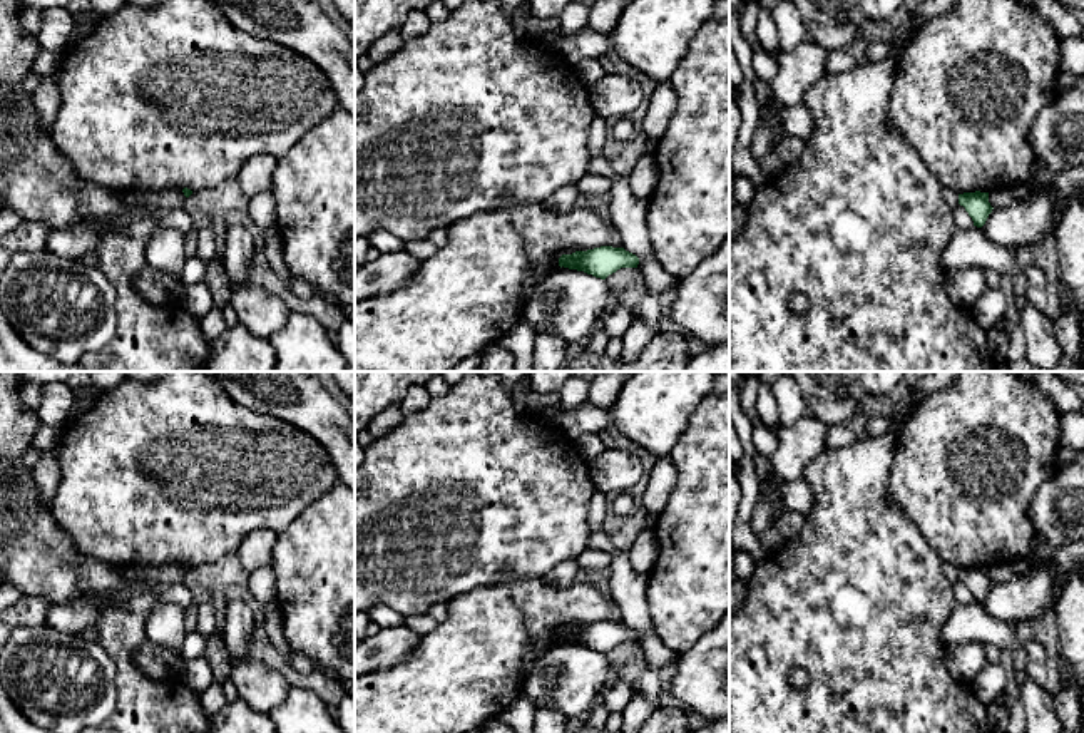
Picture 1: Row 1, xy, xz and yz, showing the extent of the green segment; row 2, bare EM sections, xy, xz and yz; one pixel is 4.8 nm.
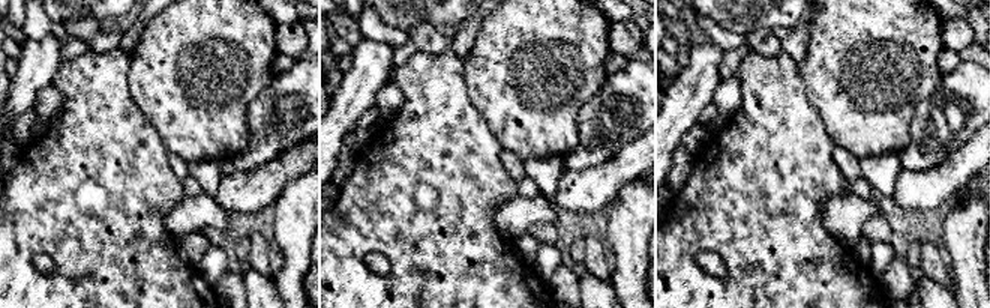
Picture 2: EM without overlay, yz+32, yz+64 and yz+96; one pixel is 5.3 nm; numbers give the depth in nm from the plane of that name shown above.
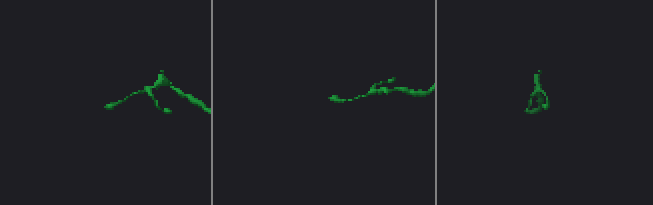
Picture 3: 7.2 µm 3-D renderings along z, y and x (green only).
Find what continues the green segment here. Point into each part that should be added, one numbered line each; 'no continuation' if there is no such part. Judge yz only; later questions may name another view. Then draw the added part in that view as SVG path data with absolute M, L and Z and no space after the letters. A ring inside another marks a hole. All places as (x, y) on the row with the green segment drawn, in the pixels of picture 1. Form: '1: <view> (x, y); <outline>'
no continuation

